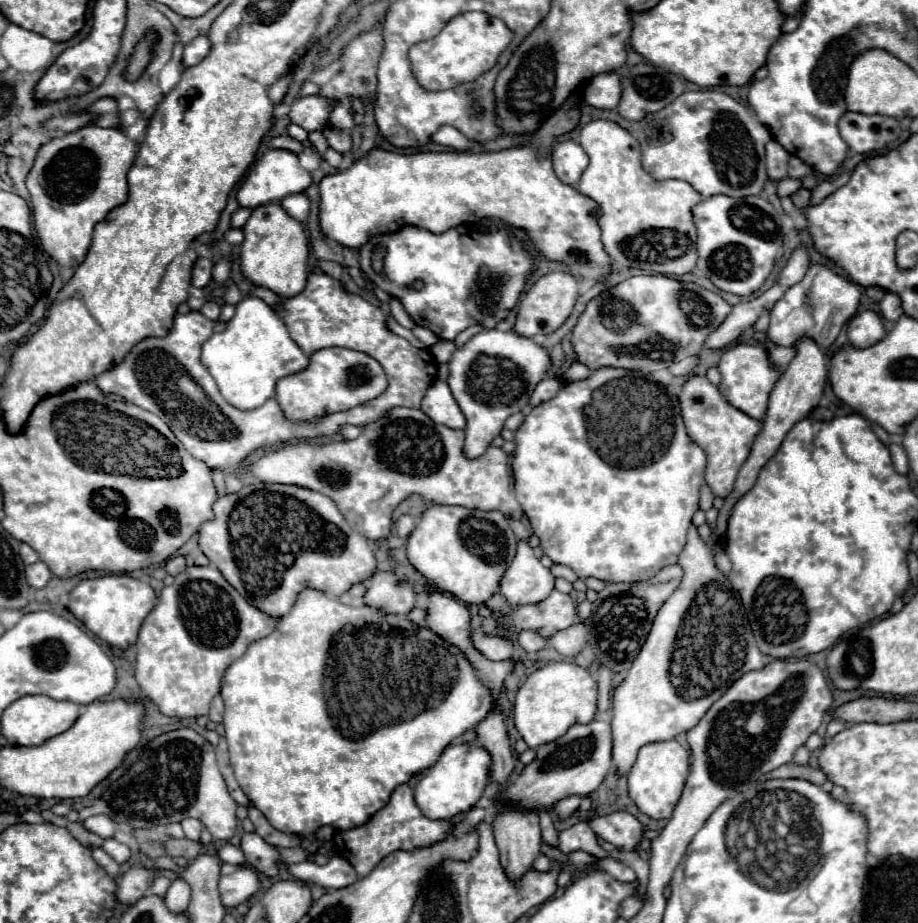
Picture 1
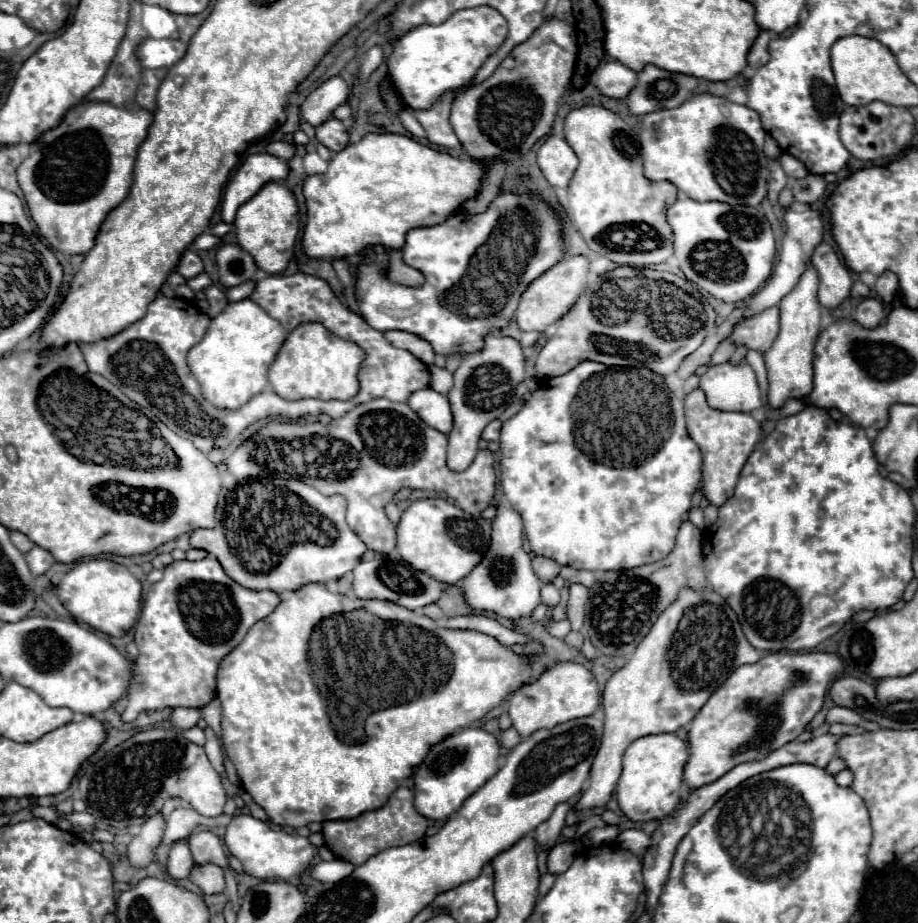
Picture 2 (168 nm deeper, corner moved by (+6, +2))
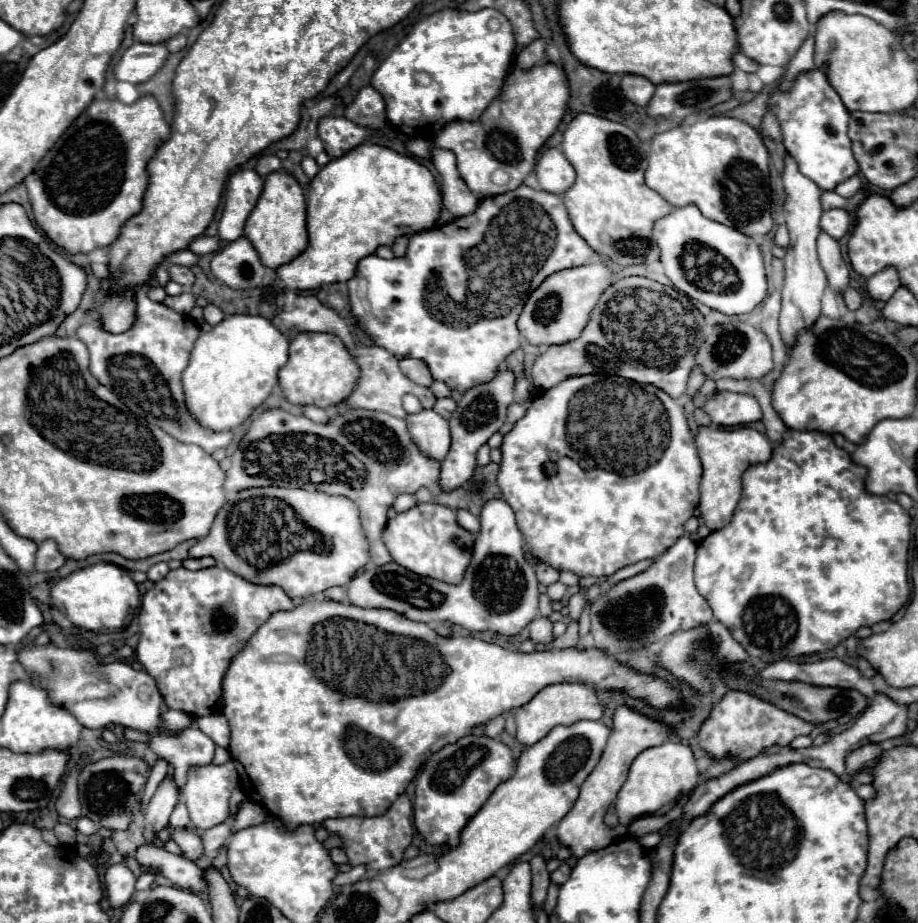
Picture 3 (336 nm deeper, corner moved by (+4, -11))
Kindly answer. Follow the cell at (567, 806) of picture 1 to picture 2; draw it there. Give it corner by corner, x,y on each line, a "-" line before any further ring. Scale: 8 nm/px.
569,803
557,805
555,811
551,813
551,817
535,829
535,839
537,839
537,843
539,843
541,847
551,849
551,847
555,845
555,839
559,837
561,829
565,827
565,815
567,815
569,807
571,807

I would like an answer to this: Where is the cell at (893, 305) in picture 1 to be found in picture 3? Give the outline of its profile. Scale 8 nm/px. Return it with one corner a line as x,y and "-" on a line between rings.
887,266
879,274
873,274
867,280
867,290
869,290
871,298
883,300
883,302
887,302
899,286
901,286
901,280
899,280
895,266

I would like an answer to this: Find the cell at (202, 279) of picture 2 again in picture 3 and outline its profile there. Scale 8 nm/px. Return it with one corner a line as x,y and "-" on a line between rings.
183,292
183,294
179,294
179,296
167,296
167,298
163,300
163,304
165,304
167,308
179,312
179,314
189,314
191,308
195,306
195,296
193,296
191,292

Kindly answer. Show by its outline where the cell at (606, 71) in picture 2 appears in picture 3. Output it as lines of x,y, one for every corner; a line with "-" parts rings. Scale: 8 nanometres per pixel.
625,74
623,80
621,80
621,90
623,90
625,98
629,98
633,104
647,106
649,100
655,94
655,84
649,82
647,78
643,78
643,76

